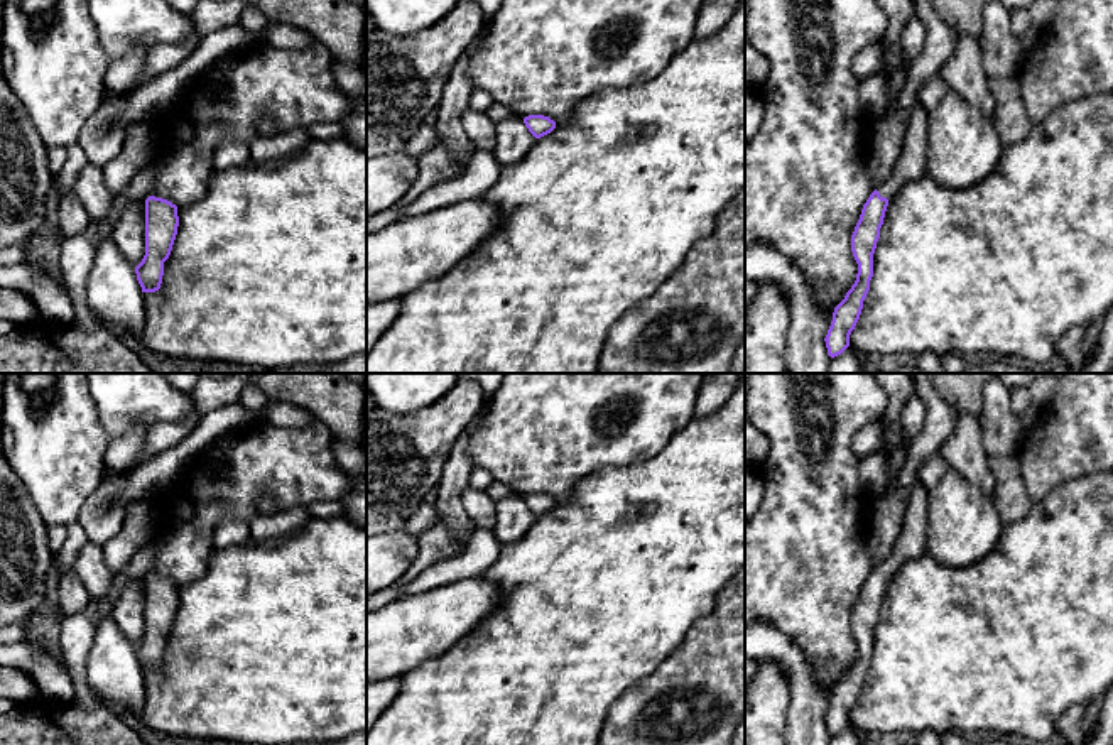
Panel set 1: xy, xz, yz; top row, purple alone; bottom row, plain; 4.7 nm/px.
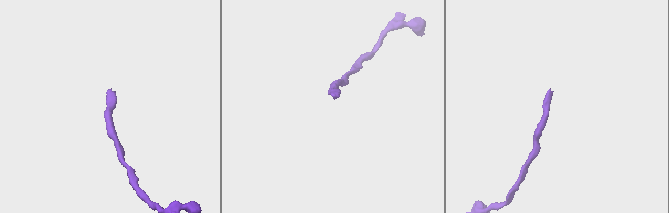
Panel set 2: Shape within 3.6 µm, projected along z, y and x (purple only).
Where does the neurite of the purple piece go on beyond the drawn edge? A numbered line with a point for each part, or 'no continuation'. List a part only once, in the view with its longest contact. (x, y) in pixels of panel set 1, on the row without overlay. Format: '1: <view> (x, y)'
1: yz (912, 543)

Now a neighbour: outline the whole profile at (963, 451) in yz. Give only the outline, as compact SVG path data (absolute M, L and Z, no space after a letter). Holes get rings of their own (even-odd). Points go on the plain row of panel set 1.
M956 411L956 414L958 421L954 431L939 446L939 453L949 468L961 473L991 497L995 476L988 466L988 454L981 444L981 426L978 417L963 411Z

